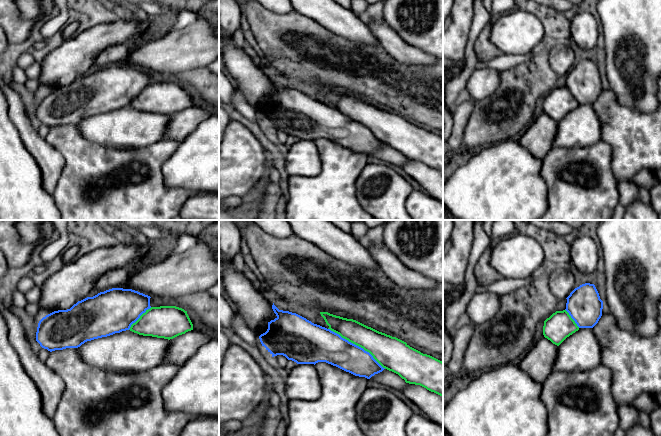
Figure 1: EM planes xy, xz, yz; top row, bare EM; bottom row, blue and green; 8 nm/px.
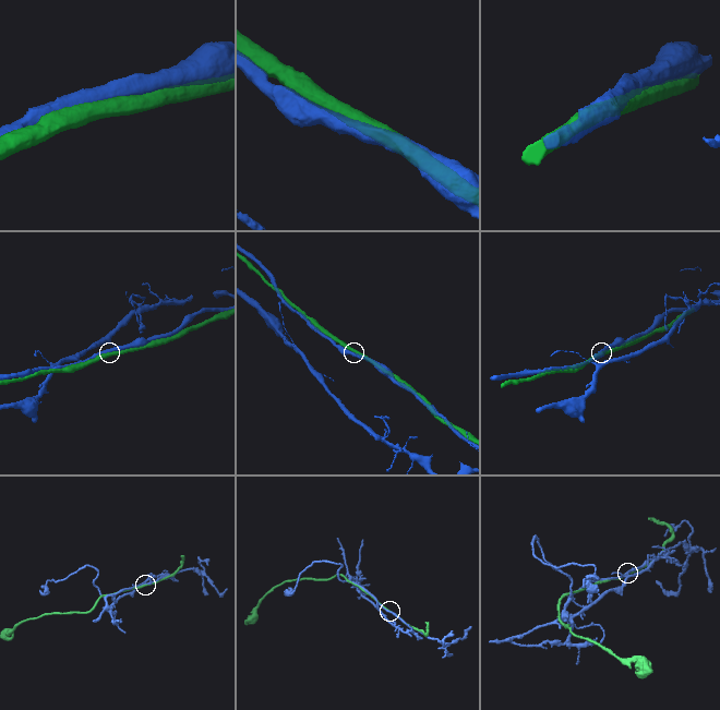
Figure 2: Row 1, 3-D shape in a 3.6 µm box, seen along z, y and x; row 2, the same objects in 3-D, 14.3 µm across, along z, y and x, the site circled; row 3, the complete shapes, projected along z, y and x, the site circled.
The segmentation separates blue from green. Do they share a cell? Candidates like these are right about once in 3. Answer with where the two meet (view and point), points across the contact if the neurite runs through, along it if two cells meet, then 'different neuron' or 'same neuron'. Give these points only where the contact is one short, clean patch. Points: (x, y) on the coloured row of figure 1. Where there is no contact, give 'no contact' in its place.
meets blue in xz at (356, 345); different neuron

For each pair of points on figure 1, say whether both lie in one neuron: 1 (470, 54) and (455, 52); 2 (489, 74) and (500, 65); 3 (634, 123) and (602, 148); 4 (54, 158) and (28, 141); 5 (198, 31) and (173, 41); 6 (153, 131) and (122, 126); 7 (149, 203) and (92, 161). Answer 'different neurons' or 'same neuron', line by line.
1: different neurons
2: different neurons
3: different neurons
4: same neuron
5: same neuron
6: same neuron
7: same neuron

